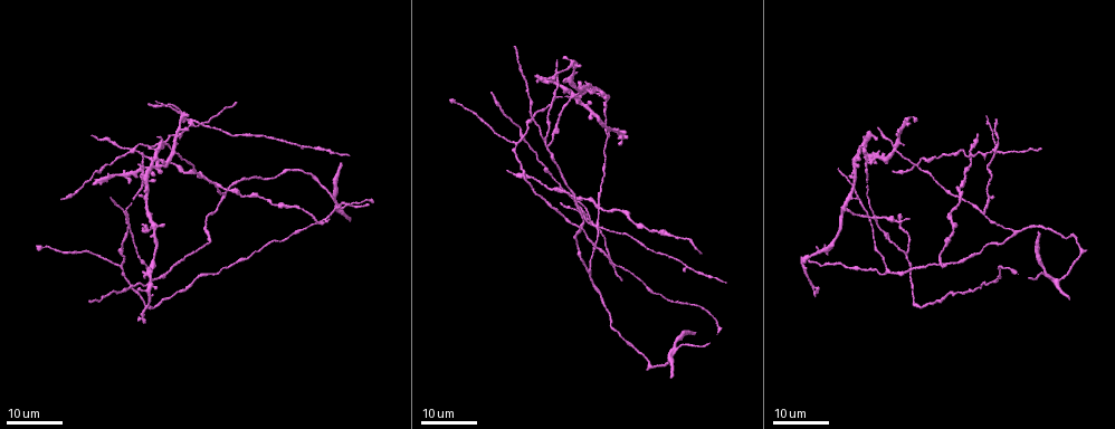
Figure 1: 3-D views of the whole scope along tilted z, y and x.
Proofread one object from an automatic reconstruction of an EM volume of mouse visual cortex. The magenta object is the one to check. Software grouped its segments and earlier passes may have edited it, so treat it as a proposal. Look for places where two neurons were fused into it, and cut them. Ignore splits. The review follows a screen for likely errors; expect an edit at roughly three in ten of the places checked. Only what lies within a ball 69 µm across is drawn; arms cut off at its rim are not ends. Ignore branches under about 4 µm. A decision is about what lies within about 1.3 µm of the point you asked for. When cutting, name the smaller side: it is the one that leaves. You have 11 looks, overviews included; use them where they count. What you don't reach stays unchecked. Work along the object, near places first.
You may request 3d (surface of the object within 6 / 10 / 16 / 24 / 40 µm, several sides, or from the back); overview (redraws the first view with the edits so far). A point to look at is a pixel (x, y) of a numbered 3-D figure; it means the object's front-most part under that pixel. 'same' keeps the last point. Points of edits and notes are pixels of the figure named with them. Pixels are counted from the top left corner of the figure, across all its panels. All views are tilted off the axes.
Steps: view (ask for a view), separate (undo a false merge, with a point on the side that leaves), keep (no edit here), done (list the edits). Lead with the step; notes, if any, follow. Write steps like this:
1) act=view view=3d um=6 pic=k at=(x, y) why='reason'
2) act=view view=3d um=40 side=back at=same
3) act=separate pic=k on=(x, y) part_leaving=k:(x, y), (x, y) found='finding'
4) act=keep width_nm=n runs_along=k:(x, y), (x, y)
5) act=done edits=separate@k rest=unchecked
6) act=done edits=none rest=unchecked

act=view view=3d um=24 pic=1 at=(152, 227) why='three-way junction'

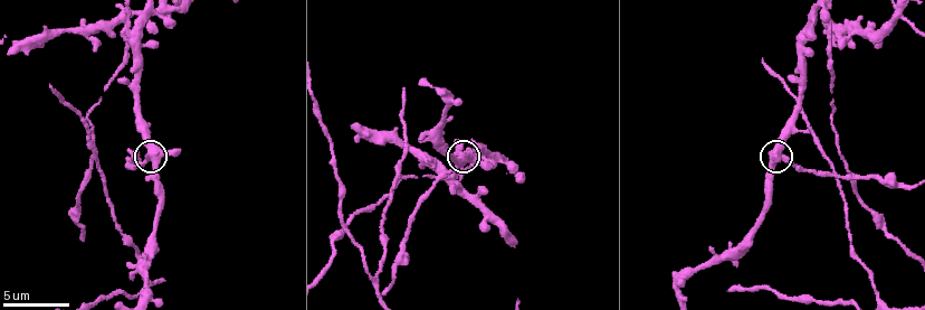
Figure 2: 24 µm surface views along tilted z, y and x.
act=view view=3d um=6 pic=2 at=(784, 159) why='zoom in'

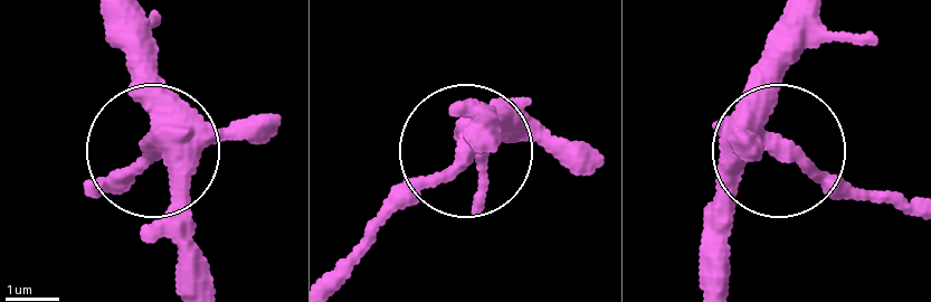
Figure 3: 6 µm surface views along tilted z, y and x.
act=separate pic=3 on=(123, 170) side_arm_um=13 part_leaving=3:(766, 137), (905, 200) found='two neurons meet here'

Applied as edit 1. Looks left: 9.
act=view view=3d um=16 pic=2 at=(839, 155) why='branch point'

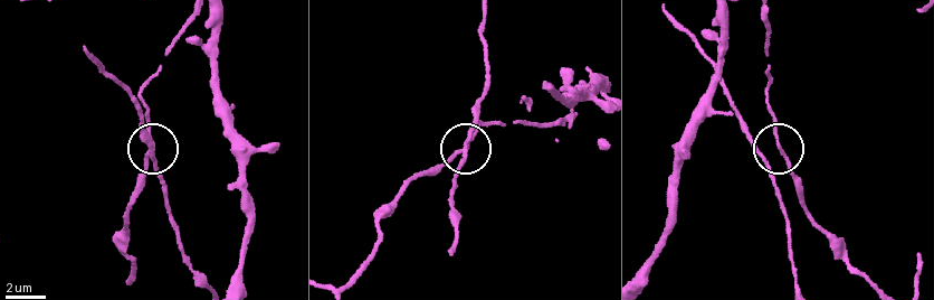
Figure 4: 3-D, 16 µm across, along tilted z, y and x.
act=view view=3d um=6 pic=4 at=(778, 150)

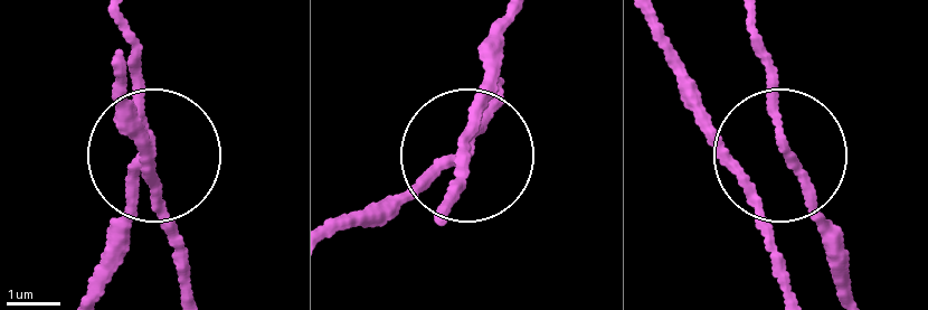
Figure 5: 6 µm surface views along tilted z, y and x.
act=keep found='continuous, no second neuron'

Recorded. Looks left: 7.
act=view view=3d um=24 pic=1 at=(171, 151) why='looks like a crossing'

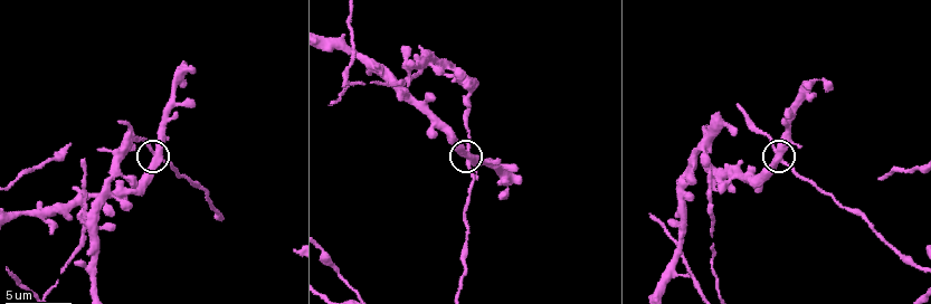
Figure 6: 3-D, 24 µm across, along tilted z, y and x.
act=view view=3d um=10 pic=6 at=(152, 160)

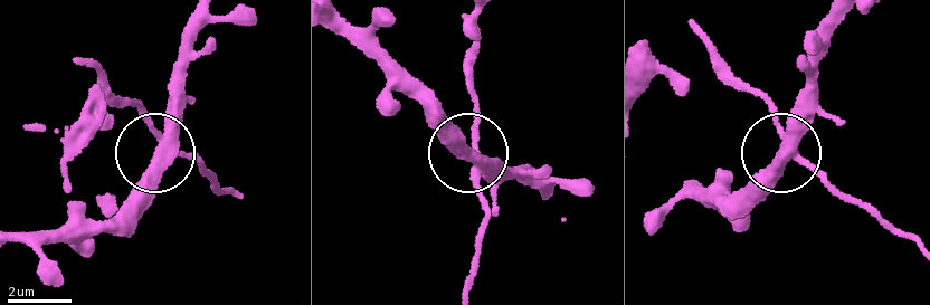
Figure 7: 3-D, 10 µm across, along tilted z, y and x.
act=keep width_nm=360 runs_along=7:(914, 239), (885, 229), (825, 177), (779, 155), (724, 203) found='all the same neuron'

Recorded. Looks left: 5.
act=view view=overview

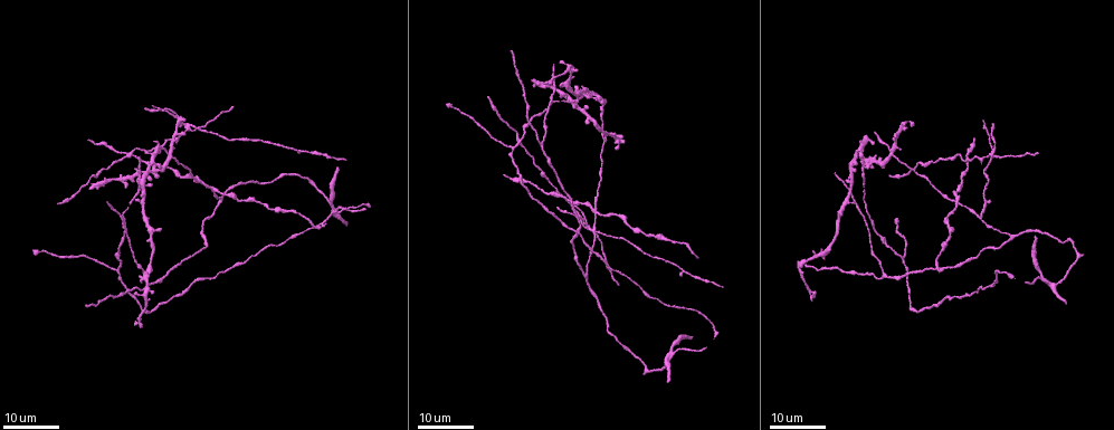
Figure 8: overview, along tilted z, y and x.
act=view view=3d um=24 pic=8 at=(118, 272) why='three-way junction'

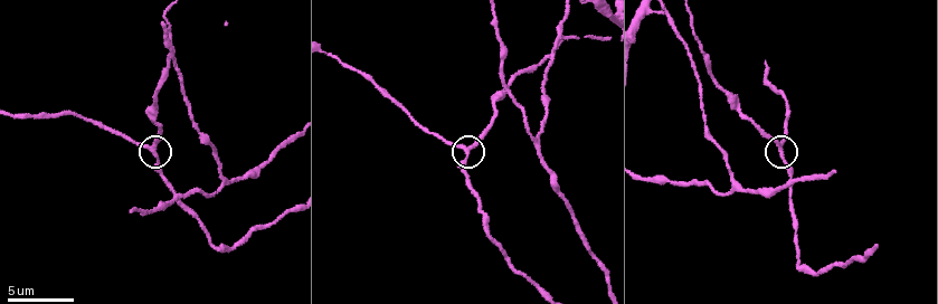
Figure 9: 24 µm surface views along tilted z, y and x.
act=view view=3d um=6 pic=9 at=(463, 147)

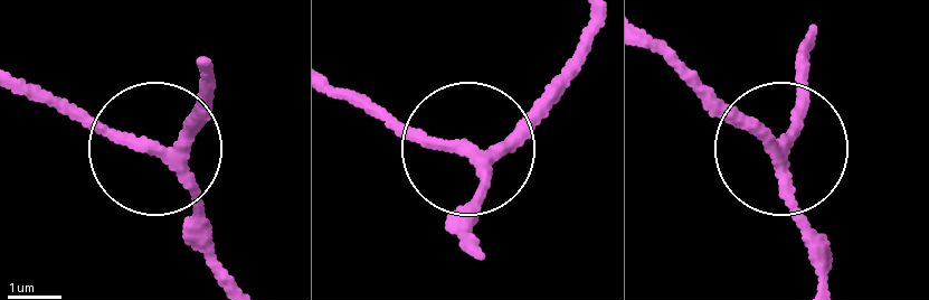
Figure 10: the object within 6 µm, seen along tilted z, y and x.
act=keep arms=3 runs_along=10:(206, 73), (207, 103), (144, 153), (18, 85) found='one neuron here'

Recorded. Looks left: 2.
act=view view=3d um=16 pic=8 at=(1011, 235) why='two arms in line, one across'

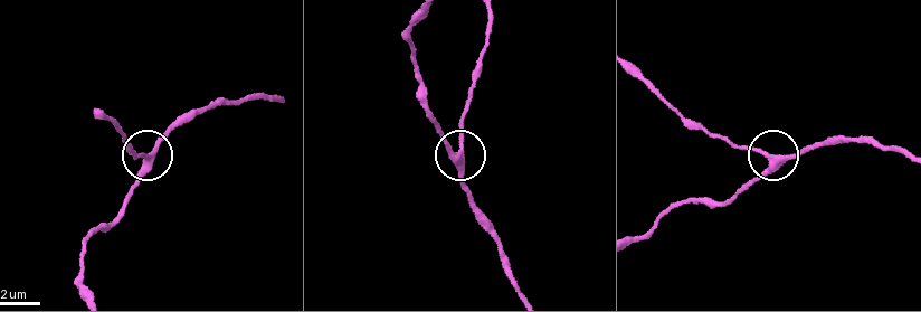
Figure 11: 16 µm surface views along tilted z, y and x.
act=view view=3d um=6 pic=11 at=(145, 160)

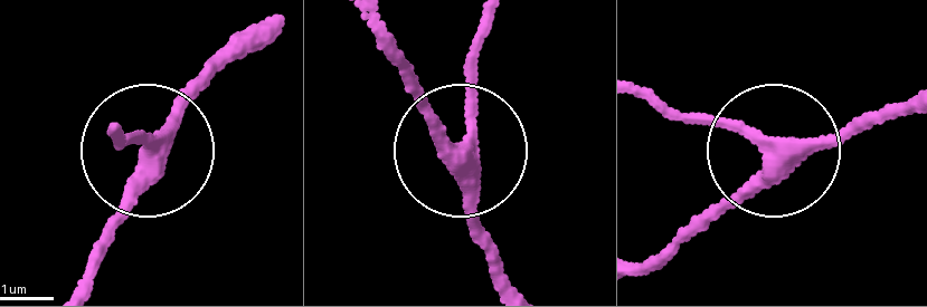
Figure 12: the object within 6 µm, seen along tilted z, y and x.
act=keep arms=3 runs_along=12:(636, 268), (771, 156), (911, 116) found='continuous, no second neuron'

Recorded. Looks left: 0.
act=done edits=separate@3 rest=unchecked

